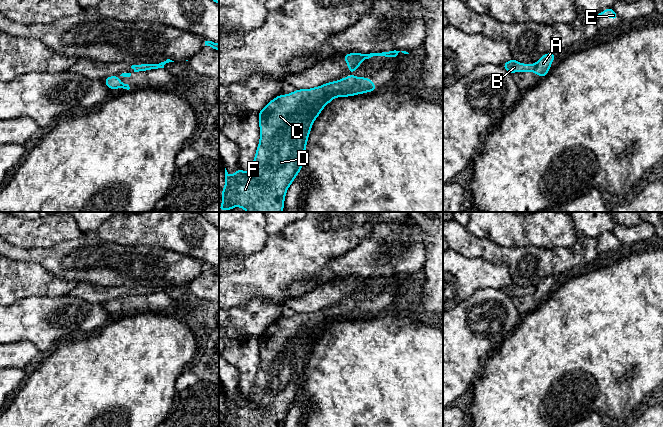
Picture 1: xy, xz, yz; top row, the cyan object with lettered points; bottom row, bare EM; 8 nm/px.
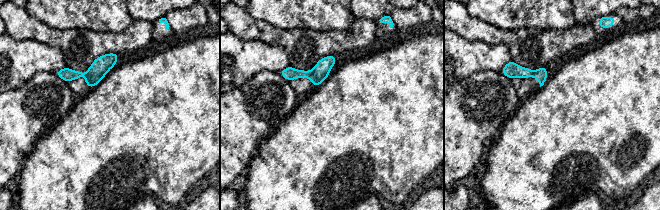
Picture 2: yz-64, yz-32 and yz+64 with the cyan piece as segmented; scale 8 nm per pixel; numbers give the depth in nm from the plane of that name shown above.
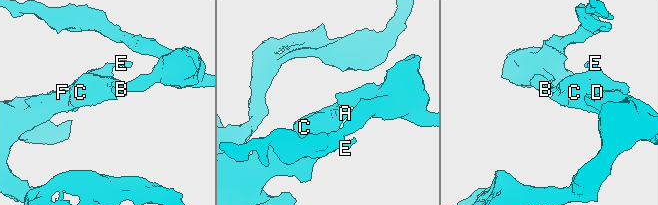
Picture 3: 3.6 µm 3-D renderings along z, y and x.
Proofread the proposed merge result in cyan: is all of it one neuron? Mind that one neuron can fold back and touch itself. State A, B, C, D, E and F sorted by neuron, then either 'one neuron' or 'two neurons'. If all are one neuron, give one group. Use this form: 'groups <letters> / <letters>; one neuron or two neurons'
groups A C D E F / B; two neurons

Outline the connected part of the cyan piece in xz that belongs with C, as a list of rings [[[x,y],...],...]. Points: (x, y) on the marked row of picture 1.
[[[347,76],[311,89],[298,89],[289,94],[278,95],[272,99],[258,112],[261,134],[250,172],[246,173],[240,167],[233,175],[229,175],[225,168],[225,186],[221,193],[222,205],[219,207],[219,211],[232,211],[237,206],[246,212],[283,212],[286,192],[294,182],[297,174],[302,170],[306,157],[305,149],[312,125],[323,108],[334,98],[350,97],[377,90],[374,82],[368,77]]]

